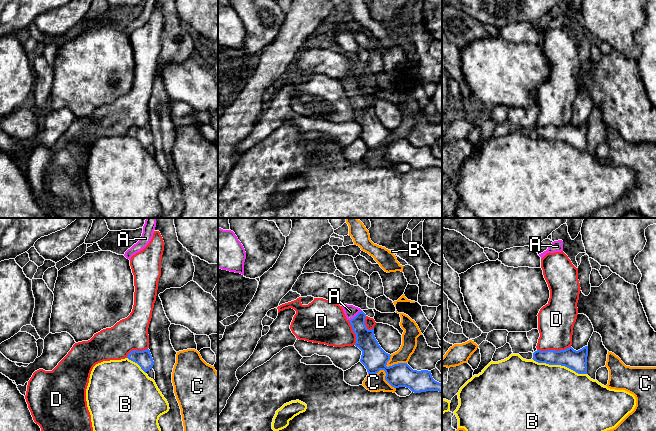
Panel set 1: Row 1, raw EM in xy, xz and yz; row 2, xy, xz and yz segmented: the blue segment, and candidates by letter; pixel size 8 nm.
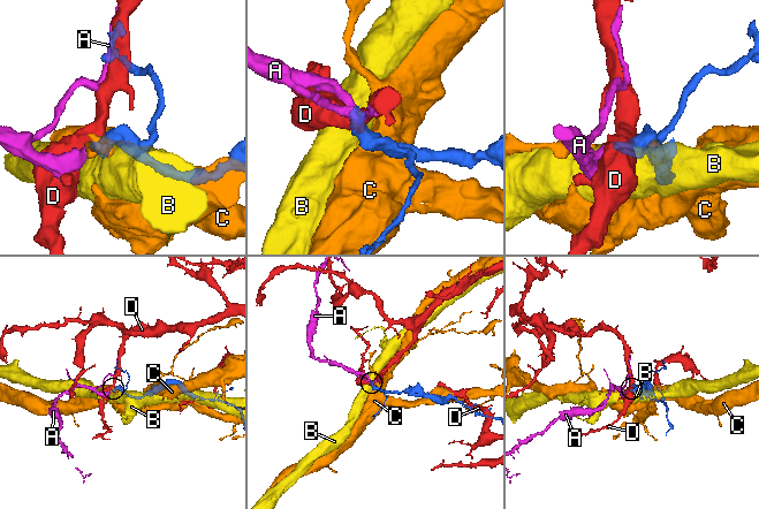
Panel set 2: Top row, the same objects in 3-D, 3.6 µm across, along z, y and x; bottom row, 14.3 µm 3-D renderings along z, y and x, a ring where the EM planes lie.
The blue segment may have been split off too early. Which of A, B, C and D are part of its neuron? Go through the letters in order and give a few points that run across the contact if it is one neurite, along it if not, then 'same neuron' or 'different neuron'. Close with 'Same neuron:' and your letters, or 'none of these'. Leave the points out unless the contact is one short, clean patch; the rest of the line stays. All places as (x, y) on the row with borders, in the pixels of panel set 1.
A: xz (365, 339), (358, 326), (356, 315), (350, 311) | same neuron
B: yz (532, 359), (538, 362), (564, 365), (578, 373), (586, 374) | different neuron
C: different neuron
D: different neuron
Same neuron: A

